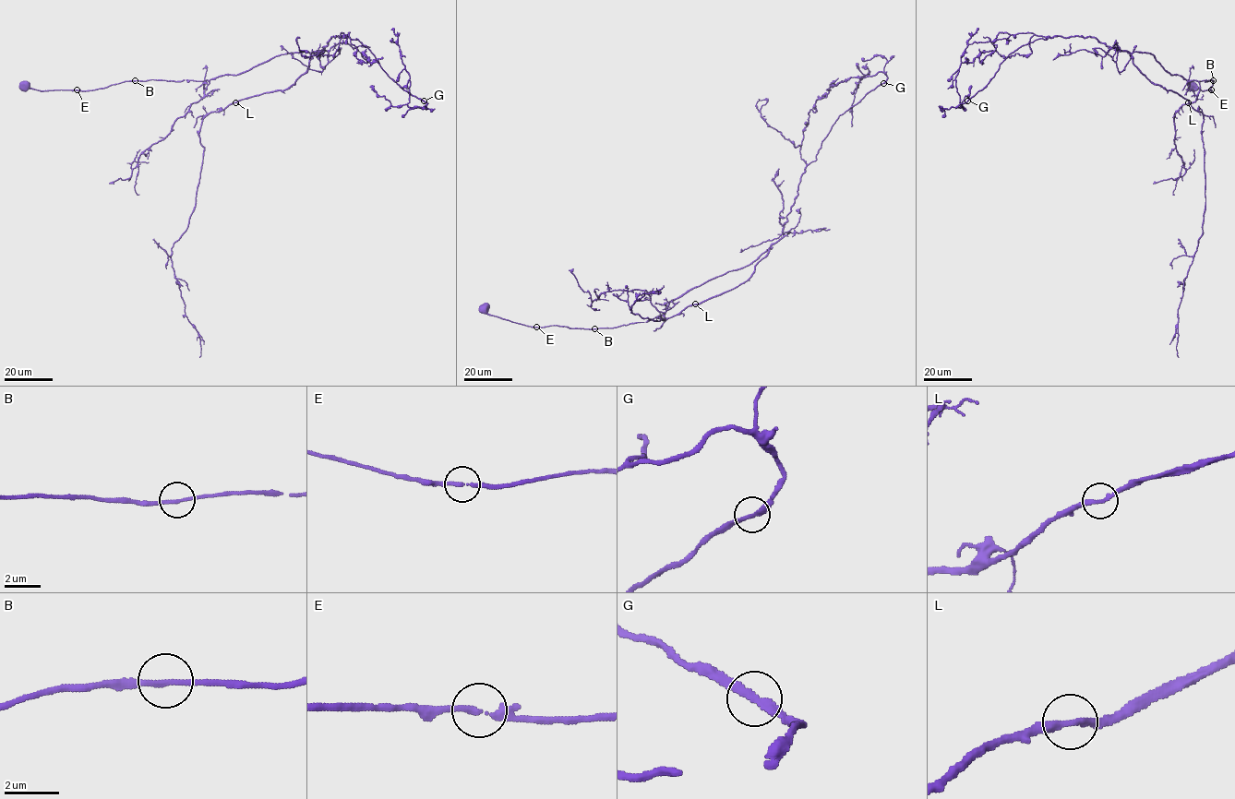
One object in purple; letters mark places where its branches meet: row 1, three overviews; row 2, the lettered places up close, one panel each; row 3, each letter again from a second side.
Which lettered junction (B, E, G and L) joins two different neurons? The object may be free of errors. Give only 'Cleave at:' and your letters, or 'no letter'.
Cleave at: no letter

